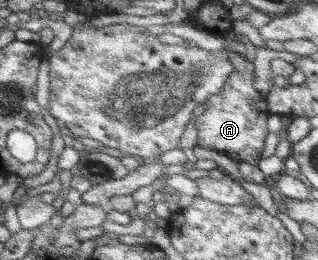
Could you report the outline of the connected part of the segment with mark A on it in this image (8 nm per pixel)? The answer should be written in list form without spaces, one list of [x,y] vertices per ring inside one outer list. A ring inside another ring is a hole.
[[[235,52],[229,54],[233,72],[217,94],[207,98],[205,110],[195,117],[197,128],[197,145],[201,148],[217,151],[231,160],[258,167],[259,155],[263,152],[265,138],[268,134],[267,118],[269,113],[265,104],[265,95],[253,88],[253,64],[243,55]]]

